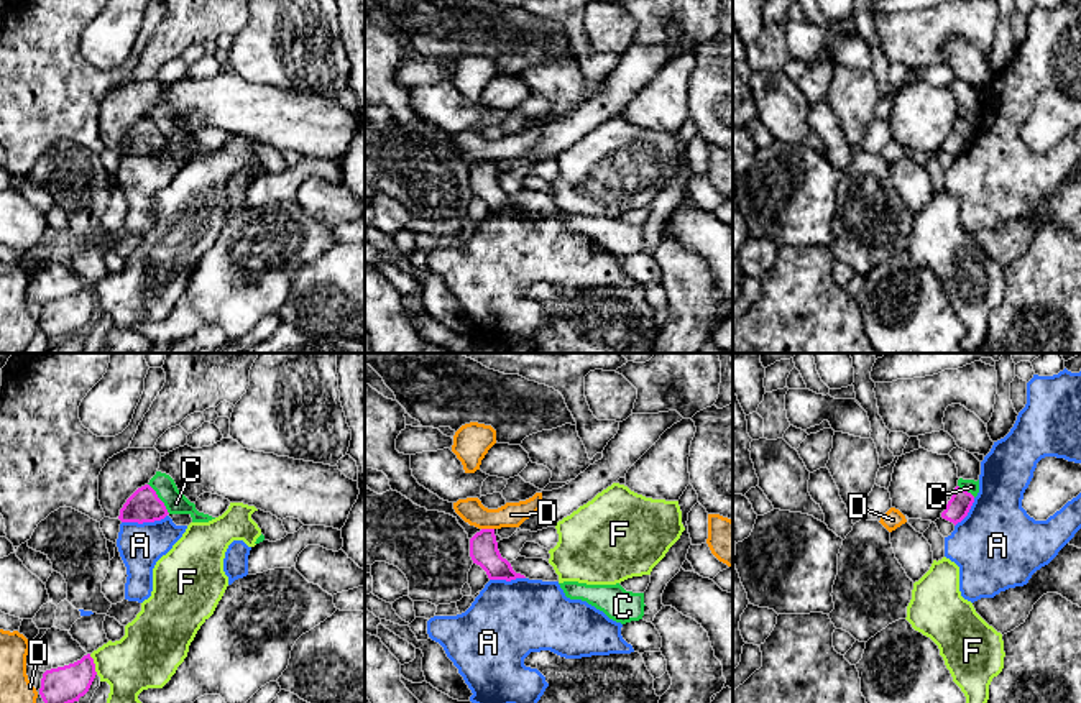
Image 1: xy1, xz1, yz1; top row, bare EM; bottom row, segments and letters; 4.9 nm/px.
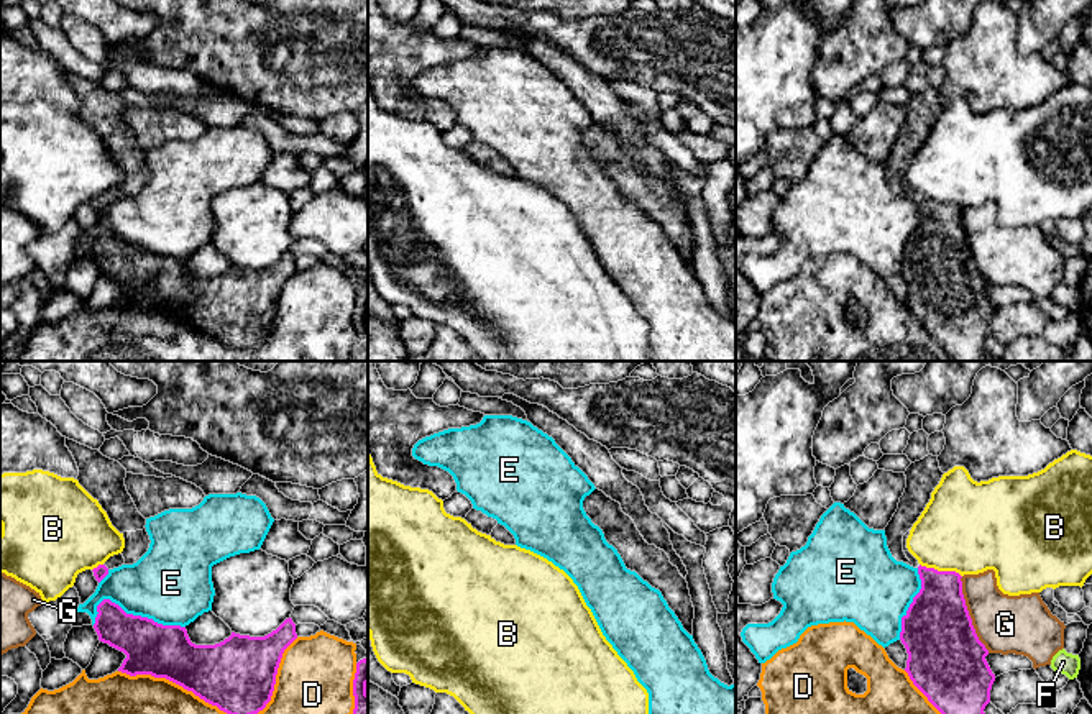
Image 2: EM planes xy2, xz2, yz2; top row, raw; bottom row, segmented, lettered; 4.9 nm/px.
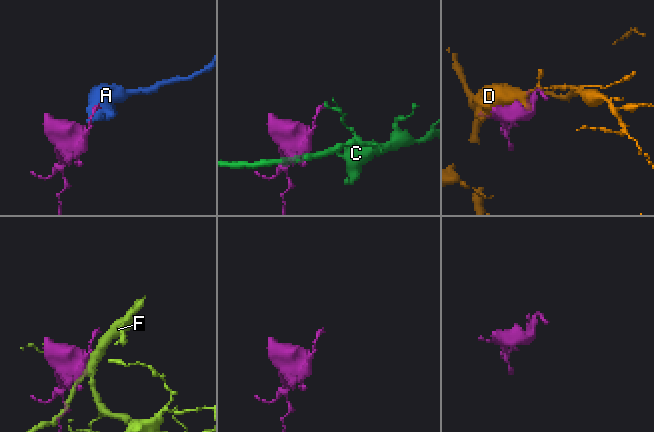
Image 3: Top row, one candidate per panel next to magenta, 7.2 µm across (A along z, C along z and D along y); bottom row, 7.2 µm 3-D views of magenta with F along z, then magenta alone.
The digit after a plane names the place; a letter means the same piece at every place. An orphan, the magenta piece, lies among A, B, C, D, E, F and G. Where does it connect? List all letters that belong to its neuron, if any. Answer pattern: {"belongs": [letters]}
{"belongs": []}

